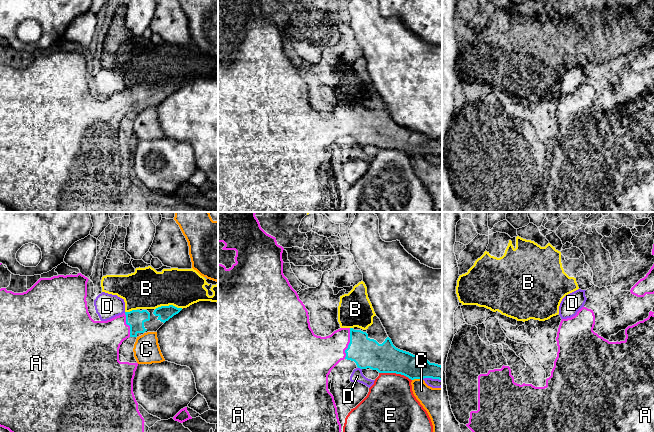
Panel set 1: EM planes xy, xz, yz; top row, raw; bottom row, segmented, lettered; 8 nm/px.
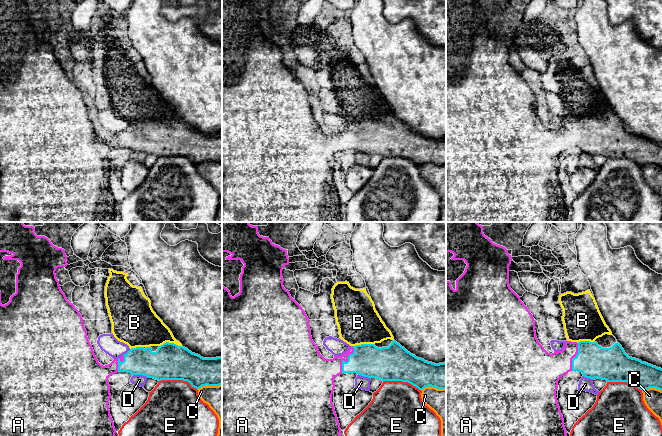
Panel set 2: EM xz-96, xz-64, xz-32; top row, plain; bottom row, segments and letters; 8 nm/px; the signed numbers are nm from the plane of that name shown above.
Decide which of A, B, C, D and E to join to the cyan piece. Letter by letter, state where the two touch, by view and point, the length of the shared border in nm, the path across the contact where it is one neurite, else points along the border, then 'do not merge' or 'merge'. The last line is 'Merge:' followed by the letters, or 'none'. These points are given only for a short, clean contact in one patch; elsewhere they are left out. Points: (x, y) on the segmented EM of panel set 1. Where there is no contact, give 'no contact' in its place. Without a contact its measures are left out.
A: meets cyan in xz at (349, 343); contact 260 nm long; runs through xz (367, 353), (349, 343), (343, 343), (320, 354); merge
B: meets cyan in xy at (169, 305); contact 220 nm long; do not merge
C: meets cyan in xz at (417, 378); contact 90 nm long; do not merge
D: meets cyan in xz at (432, 378); contact 150 nm long; border along xz (423, 378), (438, 378), (441, 380); do not merge
E: meets cyan in xz at (395, 372); contact 280 nm long; border along xz (379, 372), (400, 373), (411, 380); do not merge
Merge: A

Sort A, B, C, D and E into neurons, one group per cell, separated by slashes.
A / B / C / D / E

